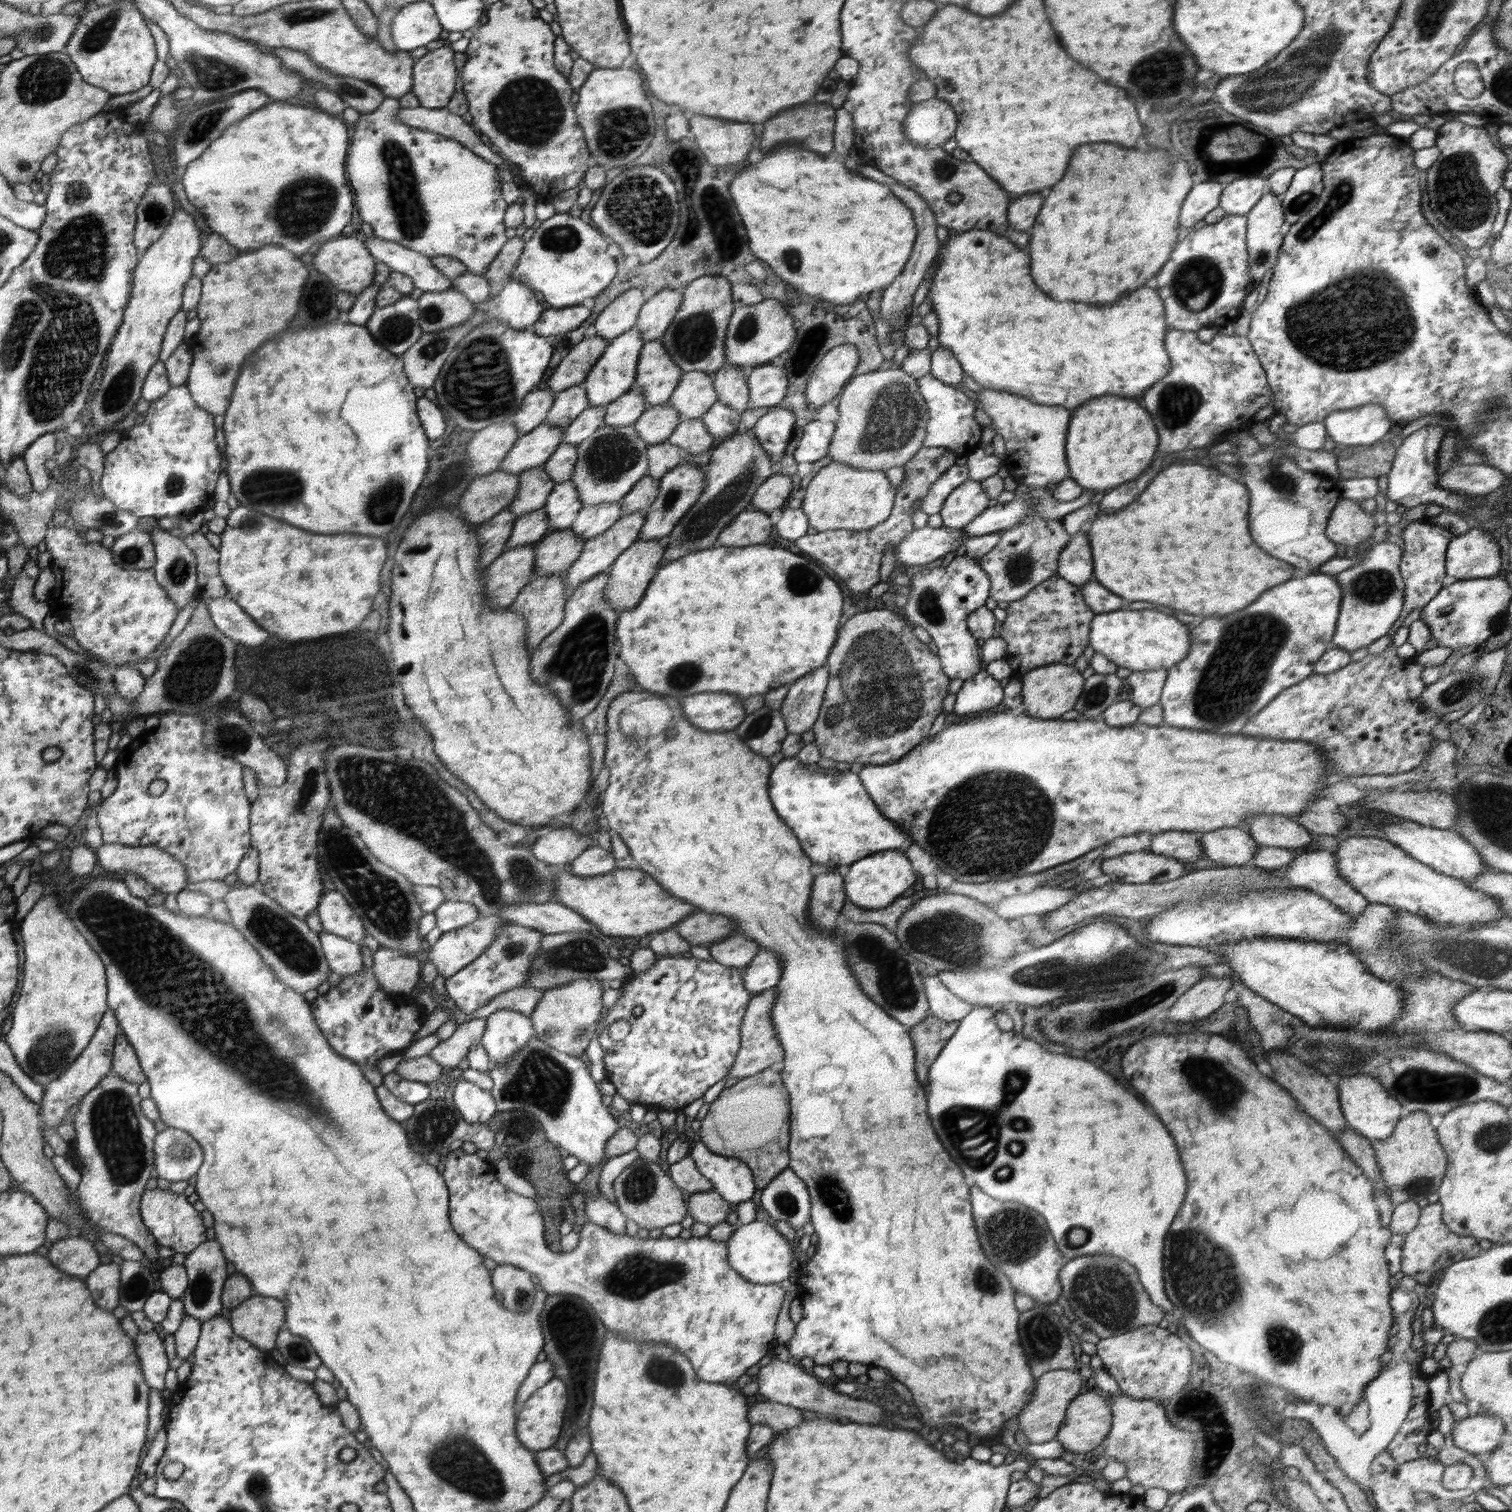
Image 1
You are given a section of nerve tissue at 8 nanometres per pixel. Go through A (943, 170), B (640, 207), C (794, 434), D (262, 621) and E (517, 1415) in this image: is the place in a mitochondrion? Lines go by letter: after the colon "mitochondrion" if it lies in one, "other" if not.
A: mitochondrion
B: mitochondrion
C: other
D: other
E: other

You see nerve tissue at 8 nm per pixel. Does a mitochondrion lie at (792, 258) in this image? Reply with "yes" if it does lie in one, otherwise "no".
yes

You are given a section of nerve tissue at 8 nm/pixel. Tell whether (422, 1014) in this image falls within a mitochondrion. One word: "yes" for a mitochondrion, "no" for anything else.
no

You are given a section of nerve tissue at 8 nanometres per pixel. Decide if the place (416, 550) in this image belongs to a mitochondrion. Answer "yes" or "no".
no

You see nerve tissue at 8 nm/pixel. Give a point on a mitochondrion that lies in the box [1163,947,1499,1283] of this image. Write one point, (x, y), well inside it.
(1419, 1084)

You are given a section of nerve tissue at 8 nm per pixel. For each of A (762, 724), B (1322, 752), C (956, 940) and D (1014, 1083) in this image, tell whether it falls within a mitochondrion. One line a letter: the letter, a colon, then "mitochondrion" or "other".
A: mitochondrion
B: other
C: mitochondrion
D: mitochondrion

